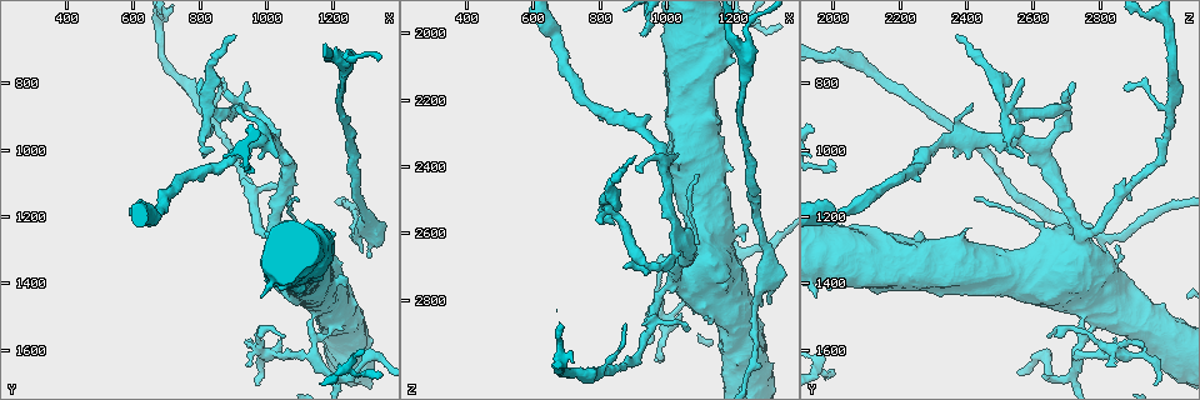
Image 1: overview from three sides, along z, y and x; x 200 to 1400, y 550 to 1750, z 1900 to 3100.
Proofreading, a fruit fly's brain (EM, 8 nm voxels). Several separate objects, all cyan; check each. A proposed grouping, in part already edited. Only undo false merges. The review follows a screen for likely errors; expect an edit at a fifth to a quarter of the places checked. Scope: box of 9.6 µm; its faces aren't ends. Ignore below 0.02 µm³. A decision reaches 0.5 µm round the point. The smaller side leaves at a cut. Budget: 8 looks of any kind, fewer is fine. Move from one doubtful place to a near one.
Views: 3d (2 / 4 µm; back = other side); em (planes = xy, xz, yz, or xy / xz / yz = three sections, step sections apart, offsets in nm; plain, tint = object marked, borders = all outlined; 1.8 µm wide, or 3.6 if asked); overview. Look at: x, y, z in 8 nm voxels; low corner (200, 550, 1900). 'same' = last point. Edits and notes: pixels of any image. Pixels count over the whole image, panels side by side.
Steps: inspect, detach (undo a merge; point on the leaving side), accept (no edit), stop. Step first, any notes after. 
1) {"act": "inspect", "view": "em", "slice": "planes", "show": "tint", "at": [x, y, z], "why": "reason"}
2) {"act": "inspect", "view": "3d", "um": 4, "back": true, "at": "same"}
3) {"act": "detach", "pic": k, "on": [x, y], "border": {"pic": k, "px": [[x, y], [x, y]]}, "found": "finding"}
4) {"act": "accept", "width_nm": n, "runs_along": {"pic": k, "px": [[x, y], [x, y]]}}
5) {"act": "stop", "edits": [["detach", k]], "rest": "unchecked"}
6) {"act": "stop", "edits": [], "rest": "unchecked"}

{"act": "inspect", "view": "em", "slice": "yz", "step": 16, "show": "tint", "at": [830, 880, 2530]}

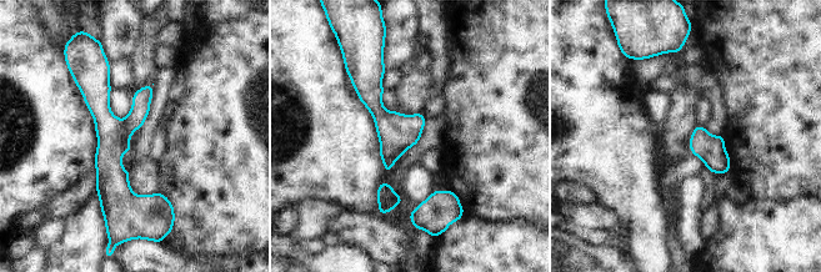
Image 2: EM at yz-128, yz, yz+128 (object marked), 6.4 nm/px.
{"act": "accept", "runs_along": {"pic": 2, "px": [[104, 71], [113, 186], [138, 211]]}, "found": "one neuron here"}

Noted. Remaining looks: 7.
{"act": "inspect", "view": "3d", "um": 4, "at": [1050, 1290, 2740], "why": "thick turns thin"}

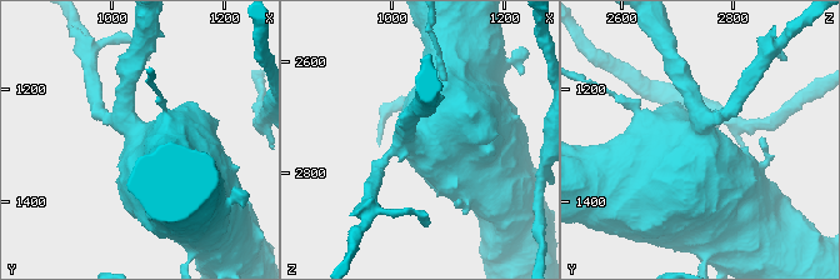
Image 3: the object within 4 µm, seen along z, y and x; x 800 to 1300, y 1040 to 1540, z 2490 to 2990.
{"act": "inspect", "view": "em", "um": 3.6, "slice": "xz", "step": 4, "show": "tint", "at": [1045, 1285, 2740], "why": "now the EM"}

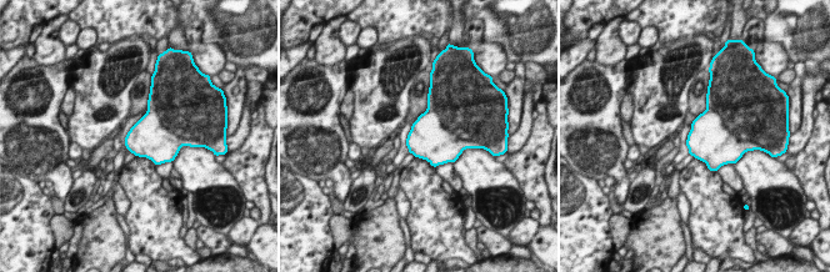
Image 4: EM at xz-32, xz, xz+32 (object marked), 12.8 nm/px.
{"act": "inspect", "view": "em", "um": 3.6, "slice": "planes", "show": "tint", "at": "same"}

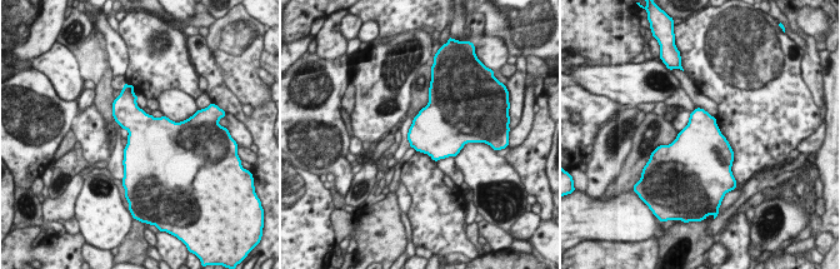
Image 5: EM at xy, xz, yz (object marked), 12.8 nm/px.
{"act": "accept", "found": "all the same neuron"}

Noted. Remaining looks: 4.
{"act": "inspect", "view": "em", "slice": "planes", "show": "tint", "at": [1010, 1600, 2850]}

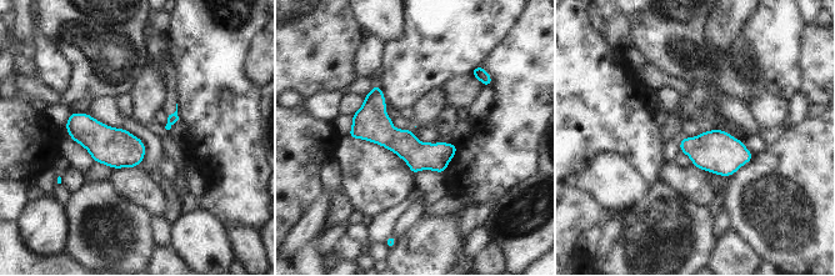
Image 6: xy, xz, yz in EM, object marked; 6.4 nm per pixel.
{"act": "accept", "runs_along": {"pic": 6, "px": [[353, 133], [453, 149]]}, "found": "all the same neuron"}

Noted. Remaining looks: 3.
{"act": "stop", "edits": [], "rest": "unchecked"}

